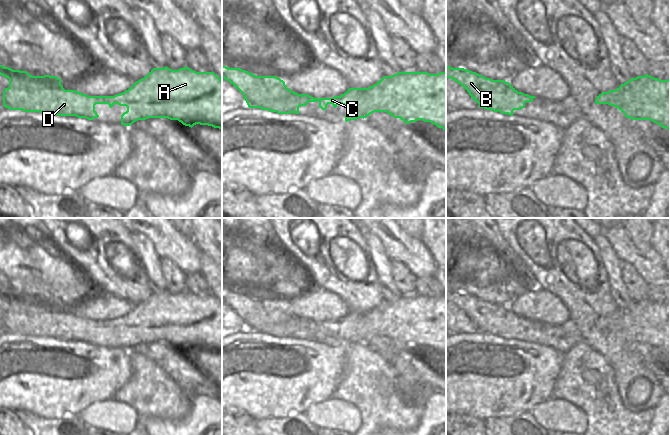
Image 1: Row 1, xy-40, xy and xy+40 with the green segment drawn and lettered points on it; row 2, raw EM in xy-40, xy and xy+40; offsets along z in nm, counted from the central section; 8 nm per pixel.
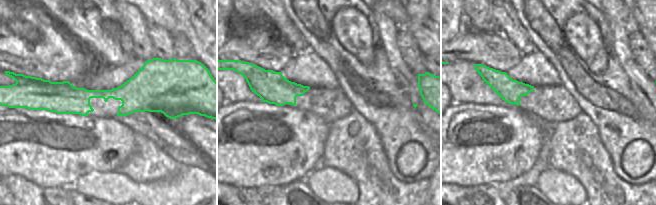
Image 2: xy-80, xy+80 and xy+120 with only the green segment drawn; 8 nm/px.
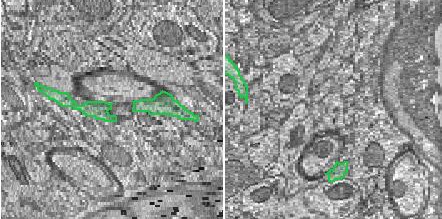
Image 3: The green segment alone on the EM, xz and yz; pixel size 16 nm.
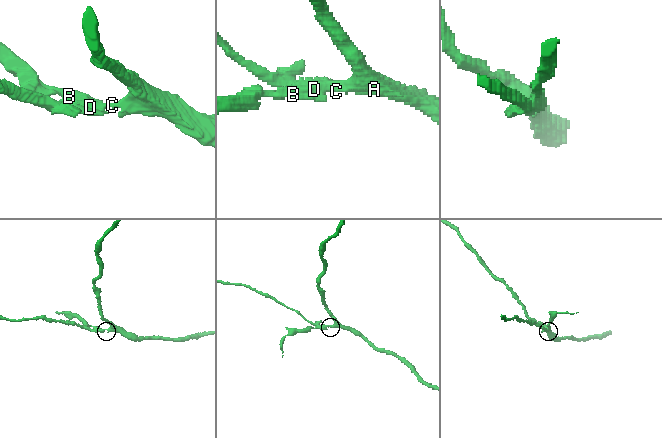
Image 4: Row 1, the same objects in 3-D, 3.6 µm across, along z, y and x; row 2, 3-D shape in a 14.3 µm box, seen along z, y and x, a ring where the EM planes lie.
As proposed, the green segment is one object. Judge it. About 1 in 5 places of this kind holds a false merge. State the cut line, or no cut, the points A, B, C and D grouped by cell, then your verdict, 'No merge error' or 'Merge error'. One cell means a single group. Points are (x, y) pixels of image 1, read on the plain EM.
Split along xy-40 (9, 311), (36, 321), (51, 321), (54, 314), (64, 313). Groups: A C D / B. Merge error.

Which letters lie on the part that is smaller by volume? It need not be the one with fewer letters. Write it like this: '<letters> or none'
B

